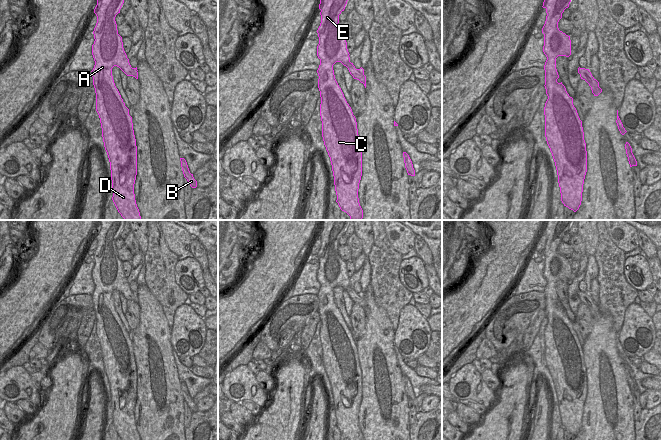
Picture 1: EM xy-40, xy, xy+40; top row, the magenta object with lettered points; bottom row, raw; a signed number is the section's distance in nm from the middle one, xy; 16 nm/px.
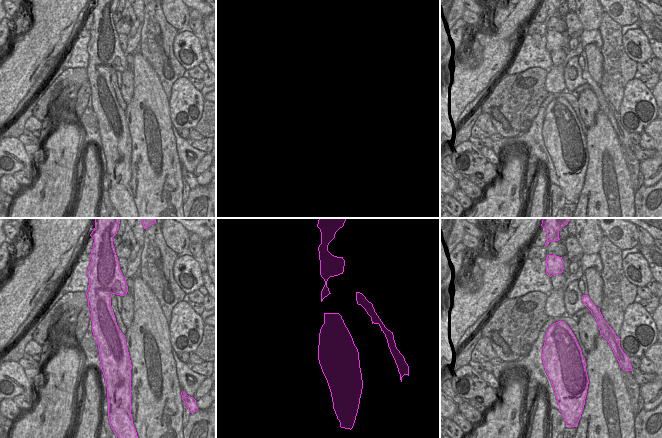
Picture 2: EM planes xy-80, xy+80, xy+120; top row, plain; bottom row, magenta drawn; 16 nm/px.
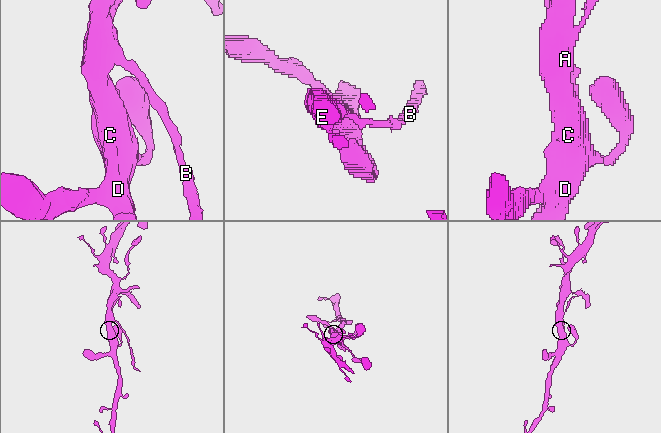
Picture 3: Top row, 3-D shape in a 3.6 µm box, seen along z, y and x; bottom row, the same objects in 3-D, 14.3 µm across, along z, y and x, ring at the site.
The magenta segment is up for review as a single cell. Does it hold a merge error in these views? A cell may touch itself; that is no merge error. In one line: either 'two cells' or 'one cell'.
two cells

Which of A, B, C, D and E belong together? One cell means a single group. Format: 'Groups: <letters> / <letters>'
Groups: A C D E / B.

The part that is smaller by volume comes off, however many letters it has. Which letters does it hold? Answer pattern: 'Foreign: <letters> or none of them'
Foreign: B.

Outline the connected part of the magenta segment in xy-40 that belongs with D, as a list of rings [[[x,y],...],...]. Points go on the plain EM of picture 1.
[[[98,220],[94,237],[97,247],[94,252],[92,279],[95,289],[92,296],[96,317],[96,335],[100,342],[104,371],[107,376],[112,404],[112,424],[121,440],[140,440],[134,418],[137,399],[137,370],[129,333],[115,310],[112,292],[119,291],[127,300],[135,297],[123,272],[122,261],[118,258],[115,241],[120,237],[126,220]]]

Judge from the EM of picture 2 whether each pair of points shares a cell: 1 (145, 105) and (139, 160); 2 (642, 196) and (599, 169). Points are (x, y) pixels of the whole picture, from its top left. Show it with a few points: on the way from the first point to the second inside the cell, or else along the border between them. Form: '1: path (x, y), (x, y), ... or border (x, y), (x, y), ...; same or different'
1: path (145, 119), (145, 146); same
2: border (635, 192), (634, 207); different

